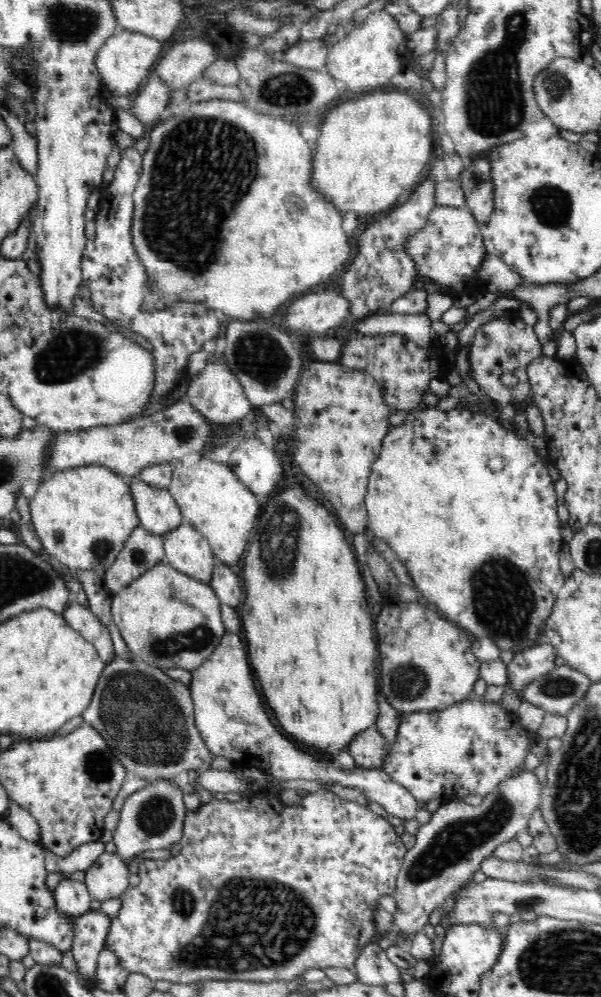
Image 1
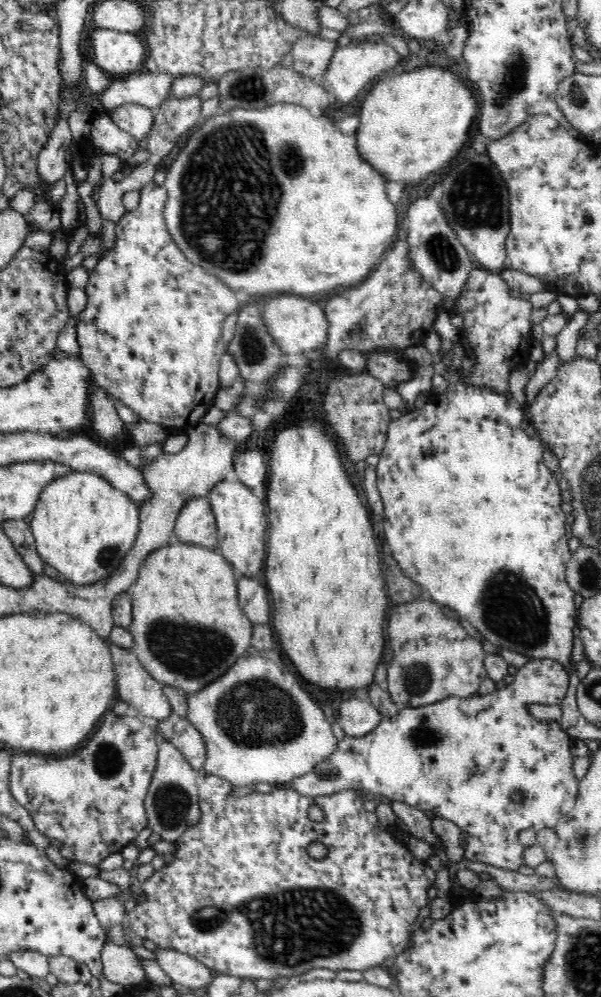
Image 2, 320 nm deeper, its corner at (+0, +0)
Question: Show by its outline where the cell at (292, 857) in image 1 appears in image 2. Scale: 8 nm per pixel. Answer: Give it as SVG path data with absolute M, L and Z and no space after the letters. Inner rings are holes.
M206 775L198 780L200 820L193 824L175 840L175 856L170 864L166 864L141 884L145 899L139 902L130 913L125 914L129 930L134 931L142 940L152 940L158 948L174 949L196 958L208 969L219 975L236 978L276 979L290 978L294 981L298 976L314 968L324 968L338 972L342 970L360 971L363 973L374 966L382 965L388 957L396 957L407 945L410 936L410 926L418 920L420 910L428 905L433 895L431 882L424 872L425 860L418 860L408 849L408 843L397 835L393 826L382 825L371 806L363 799L362 793L348 789L332 792L331 795L304 796L290 785L279 784L270 793L260 793L255 790L247 796L234 799L230 795L232 784L216 775ZM312 804L322 806L327 819L316 823L308 817L308 808ZM311 842L322 842L328 848L325 859L313 859L306 853Z

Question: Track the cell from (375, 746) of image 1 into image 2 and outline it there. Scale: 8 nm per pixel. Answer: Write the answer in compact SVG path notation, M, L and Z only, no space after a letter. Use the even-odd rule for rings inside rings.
M353 698L337 704L339 725L348 736L359 737L376 728L383 716L368 700Z

